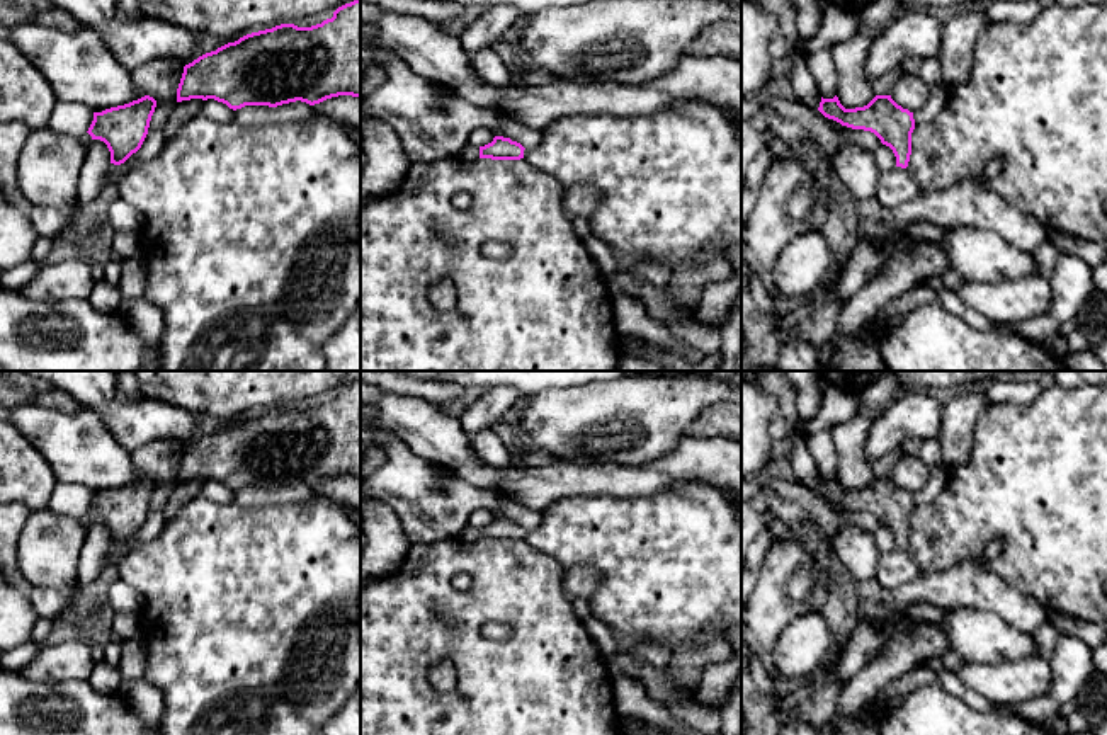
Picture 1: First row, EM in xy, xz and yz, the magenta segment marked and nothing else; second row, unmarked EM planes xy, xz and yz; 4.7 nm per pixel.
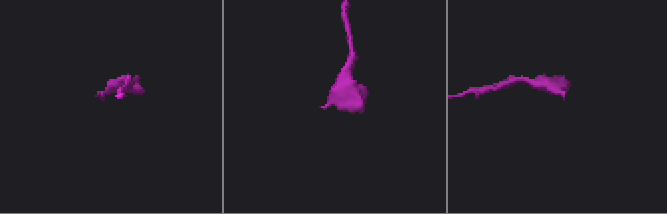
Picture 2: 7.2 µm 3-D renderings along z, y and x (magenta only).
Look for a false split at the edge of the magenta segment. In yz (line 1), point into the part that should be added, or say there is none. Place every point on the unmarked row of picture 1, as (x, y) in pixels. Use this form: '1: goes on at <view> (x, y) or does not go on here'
1: does not go on here

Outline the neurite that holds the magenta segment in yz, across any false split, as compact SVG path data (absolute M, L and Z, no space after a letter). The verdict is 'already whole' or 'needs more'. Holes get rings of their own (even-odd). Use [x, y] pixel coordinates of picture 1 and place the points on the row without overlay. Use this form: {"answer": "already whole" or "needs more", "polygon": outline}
{"answer": "already whole", "polygon": "M876 476L867 487L845 490L838 478L823 480L818 492L842 507L874 514L896 538L896 548L906 550L911 536L913 493L898 487L891 476Z"}

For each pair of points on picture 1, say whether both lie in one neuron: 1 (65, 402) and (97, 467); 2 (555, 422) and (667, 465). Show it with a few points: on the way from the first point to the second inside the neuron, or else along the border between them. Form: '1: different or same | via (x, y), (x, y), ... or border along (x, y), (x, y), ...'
1: different | border along (34, 402), (63, 410), (75, 410), (79, 407)
2: different | border along (687, 436), (674, 450), (650, 461), (616, 465)

